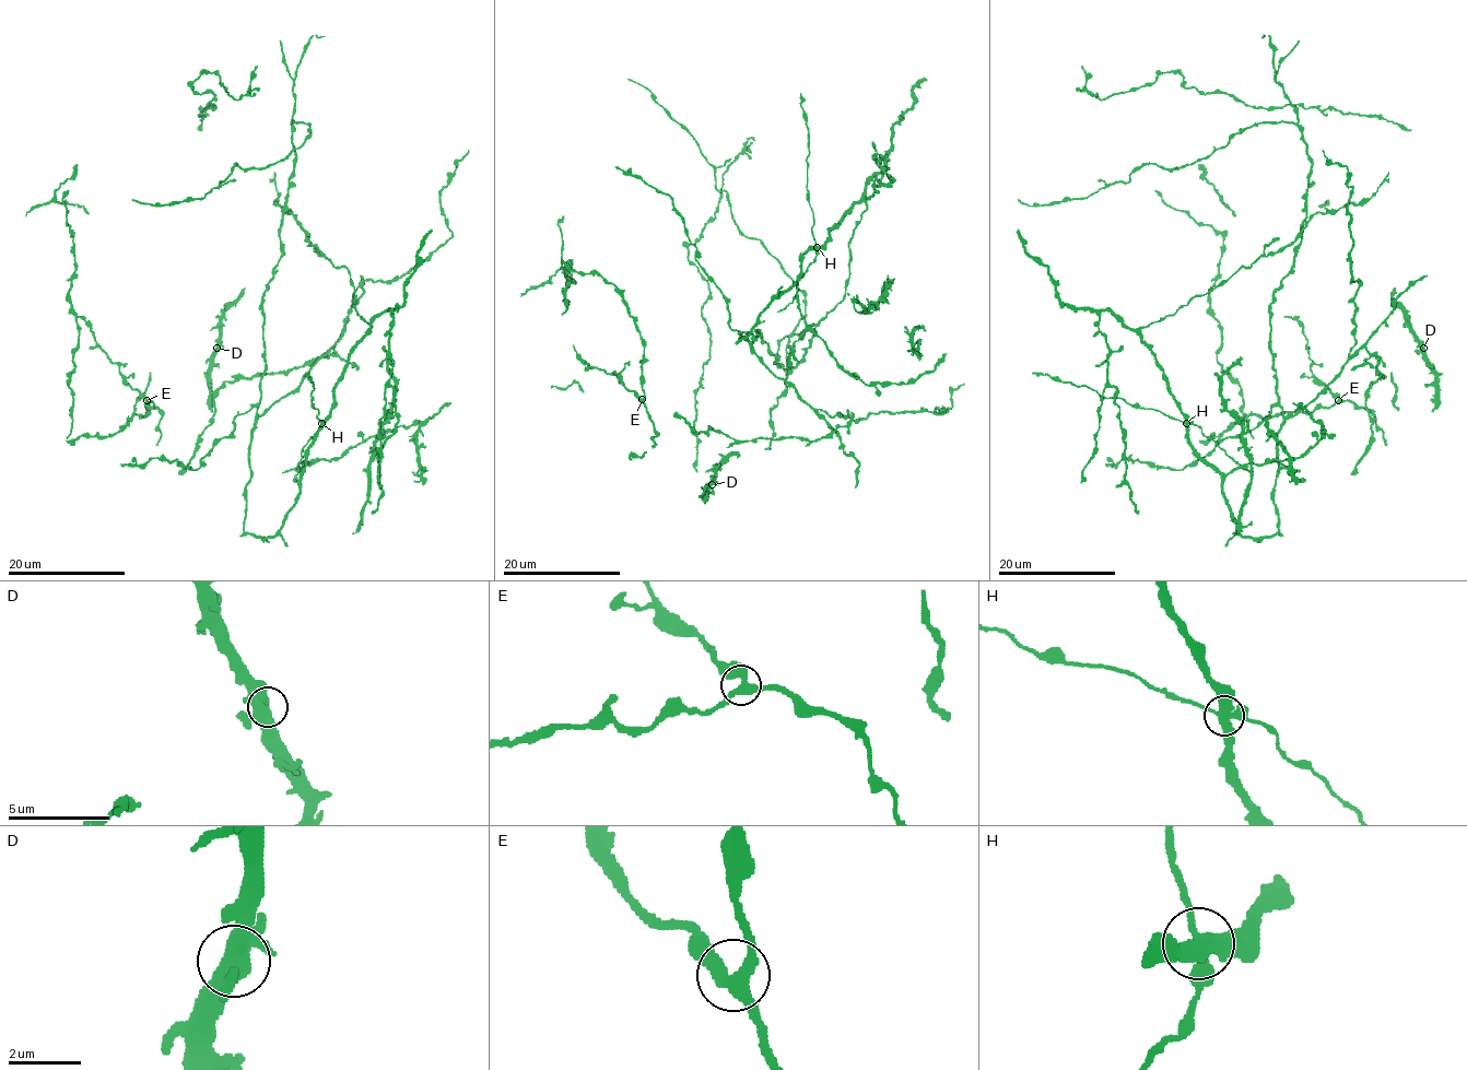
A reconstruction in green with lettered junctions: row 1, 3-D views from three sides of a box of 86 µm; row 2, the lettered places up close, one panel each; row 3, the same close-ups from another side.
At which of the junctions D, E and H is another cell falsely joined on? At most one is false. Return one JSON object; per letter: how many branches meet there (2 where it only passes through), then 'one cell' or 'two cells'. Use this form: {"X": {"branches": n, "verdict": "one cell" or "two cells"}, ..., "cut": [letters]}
{"D": {"branches": 4, "verdict": "one cell"}, "E": {"branches": 3, "verdict": "one cell"}, "H": {"branches": 4, "verdict": "two cells"}, "cut": ["H"]}

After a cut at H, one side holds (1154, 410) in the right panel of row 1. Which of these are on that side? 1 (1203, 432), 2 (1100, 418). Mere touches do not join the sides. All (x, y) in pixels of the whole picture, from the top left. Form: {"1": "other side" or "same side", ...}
{"1": "same side", "2": "other side"}

